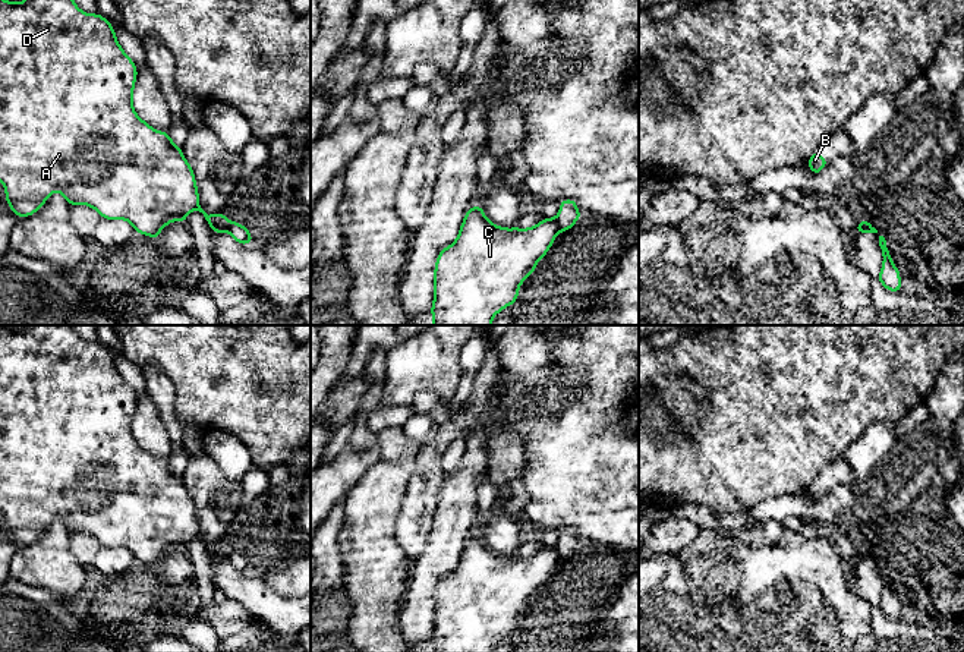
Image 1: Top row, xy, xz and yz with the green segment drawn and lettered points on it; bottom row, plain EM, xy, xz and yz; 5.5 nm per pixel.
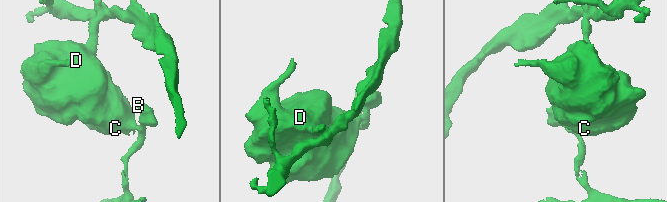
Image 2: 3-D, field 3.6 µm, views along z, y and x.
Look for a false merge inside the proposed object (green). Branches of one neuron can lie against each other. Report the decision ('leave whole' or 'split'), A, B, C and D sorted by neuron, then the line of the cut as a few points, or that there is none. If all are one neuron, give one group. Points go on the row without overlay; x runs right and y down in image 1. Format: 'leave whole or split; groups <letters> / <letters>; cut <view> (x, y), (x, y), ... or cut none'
split; groups A C D / B; cut xz (554, 547), (560, 558)

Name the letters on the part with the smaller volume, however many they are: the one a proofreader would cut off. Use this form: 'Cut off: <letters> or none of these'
Cut off: B

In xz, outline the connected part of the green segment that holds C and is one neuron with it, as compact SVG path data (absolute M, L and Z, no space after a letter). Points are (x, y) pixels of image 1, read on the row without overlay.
M479 532L469 536L456 568L441 577L434 598L434 631L431 642L434 652L492 652L492 646L504 636L516 631L519 615L535 601L536 592L544 586L560 561L555 547L544 547L529 557L505 557L491 551Z

